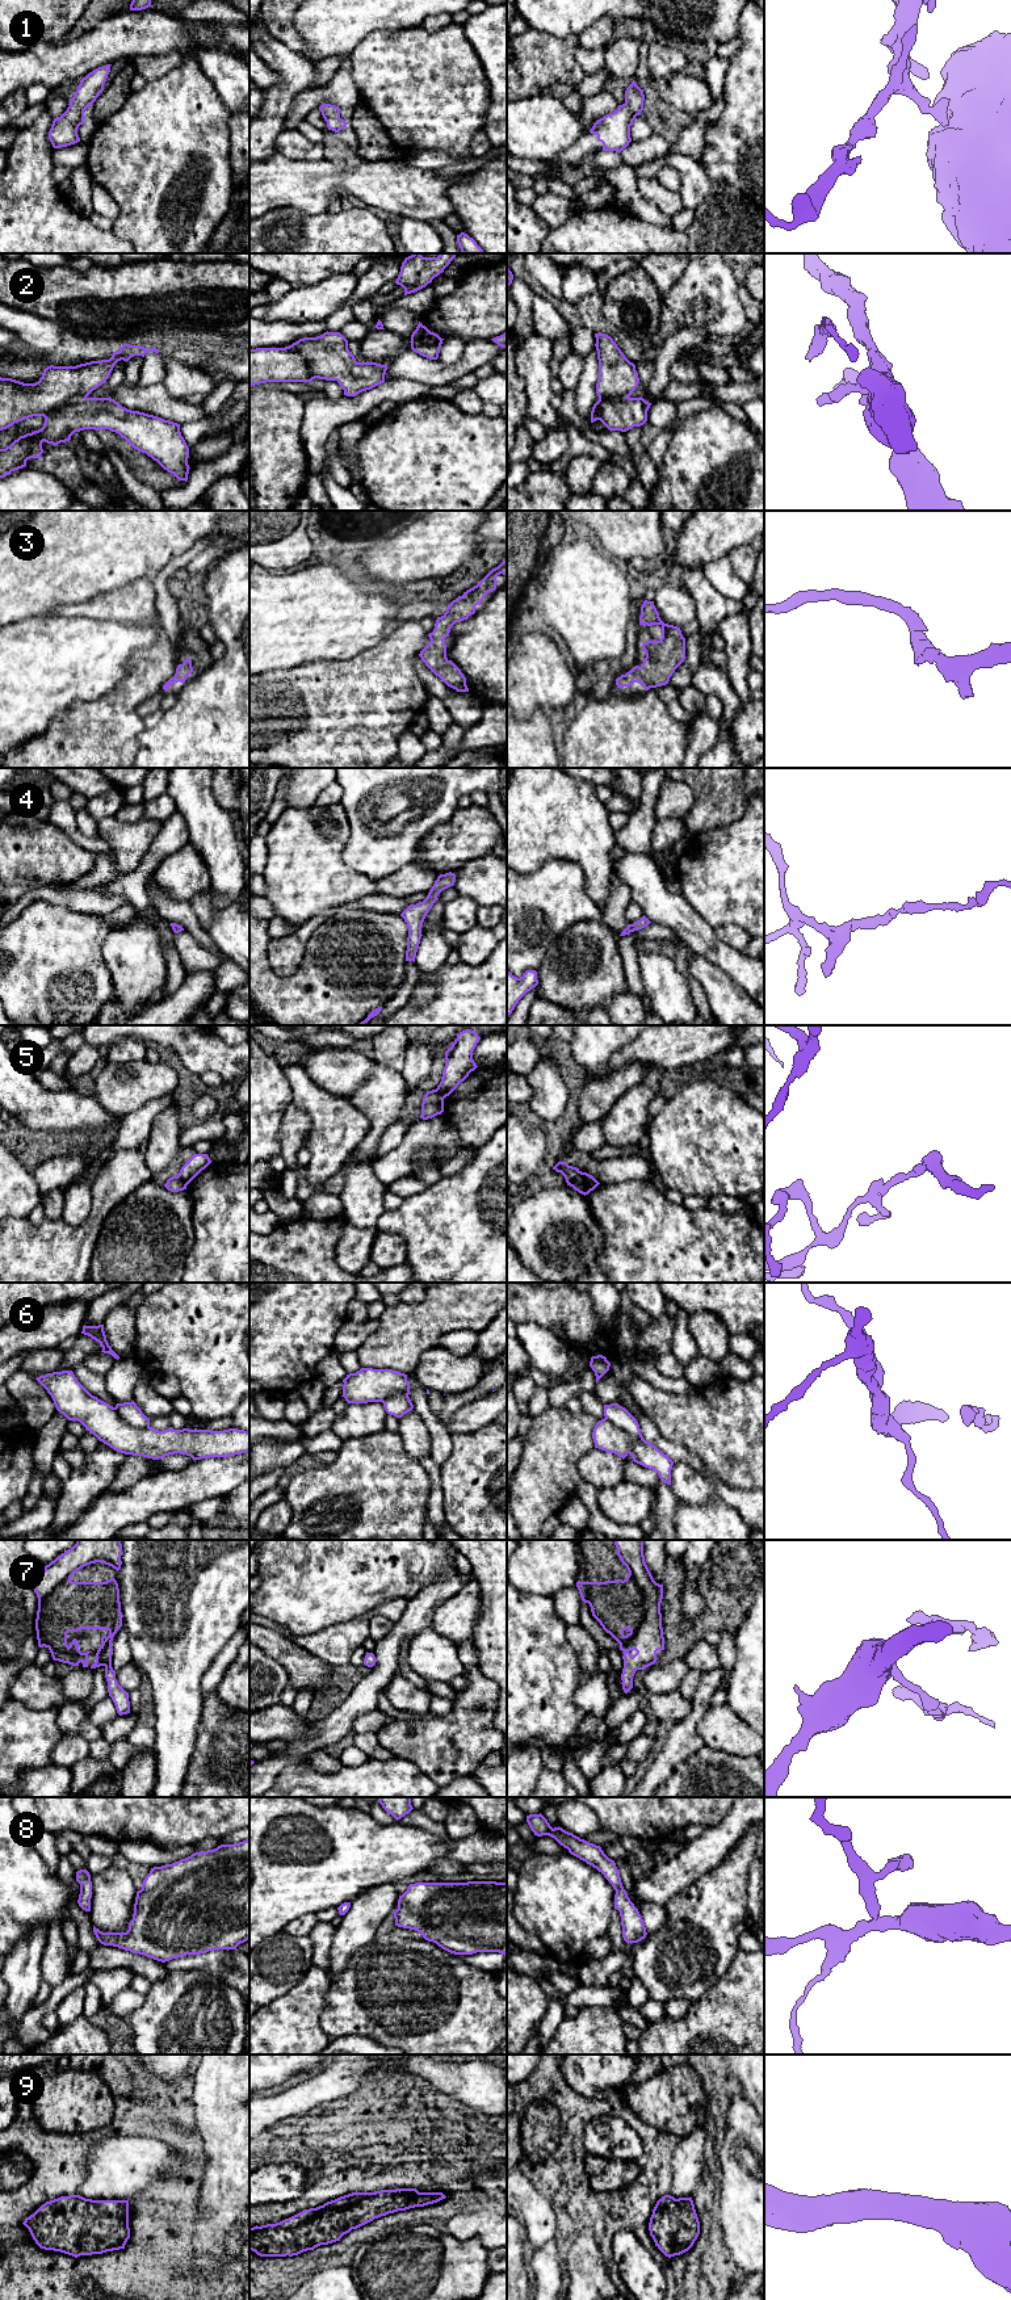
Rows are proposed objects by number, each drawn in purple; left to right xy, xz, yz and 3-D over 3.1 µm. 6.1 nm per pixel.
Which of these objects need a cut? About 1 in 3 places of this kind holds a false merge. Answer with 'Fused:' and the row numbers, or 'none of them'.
Fused: 5, 6

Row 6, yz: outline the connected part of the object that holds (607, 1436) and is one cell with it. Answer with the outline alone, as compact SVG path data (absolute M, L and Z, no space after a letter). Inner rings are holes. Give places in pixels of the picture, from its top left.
M605 1418L596 1423L592 1439L595 1448L608 1453L614 1453L622 1459L629 1453L630 1440L628 1434Z

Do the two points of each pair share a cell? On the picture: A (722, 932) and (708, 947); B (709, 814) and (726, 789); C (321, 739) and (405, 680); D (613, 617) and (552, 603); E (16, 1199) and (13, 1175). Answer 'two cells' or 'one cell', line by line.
A: two cells
B: one cell
C: one cell
D: one cell
E: one cell

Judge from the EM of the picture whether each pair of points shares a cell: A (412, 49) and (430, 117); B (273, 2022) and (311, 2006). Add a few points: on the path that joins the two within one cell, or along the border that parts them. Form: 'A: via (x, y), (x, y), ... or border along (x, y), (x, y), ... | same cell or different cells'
A: via (412, 66), (412, 78), (430, 95), (430, 100) | same cell
B: via (282, 2022), (289, 2022), (302, 2009) | same cell

